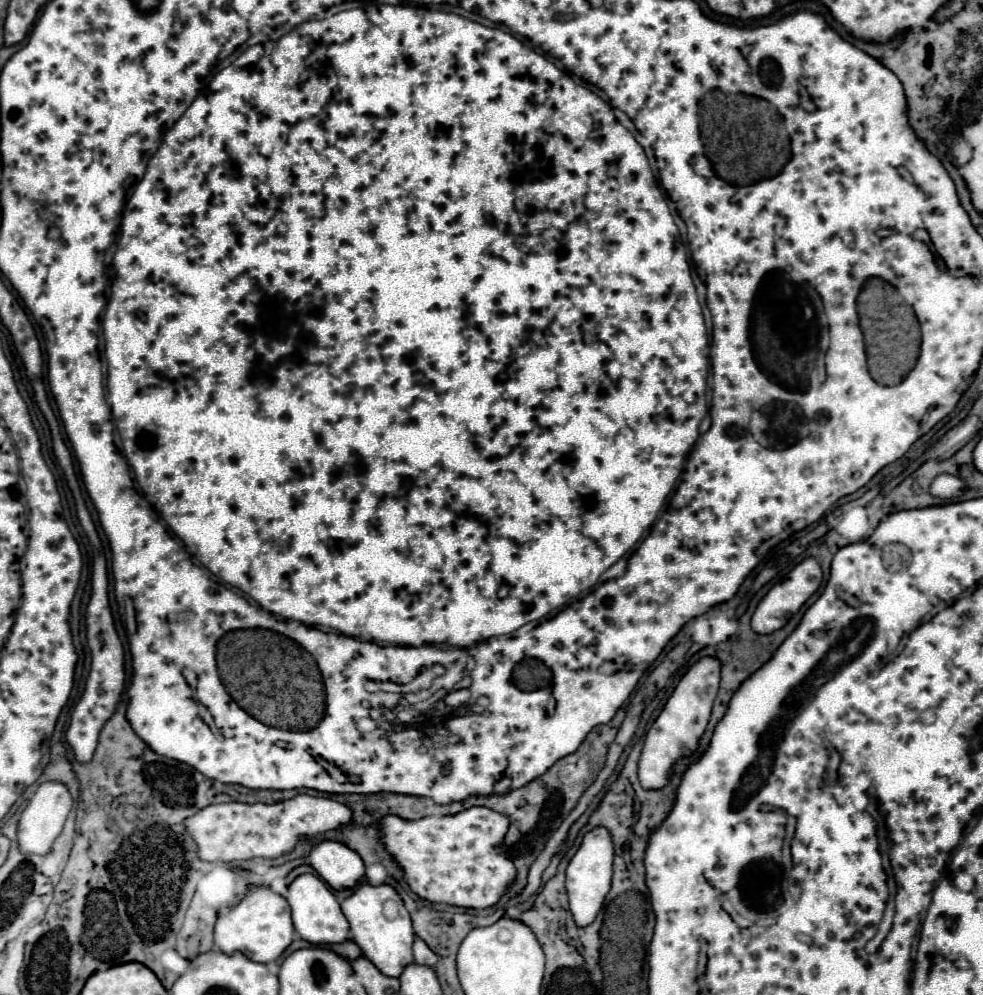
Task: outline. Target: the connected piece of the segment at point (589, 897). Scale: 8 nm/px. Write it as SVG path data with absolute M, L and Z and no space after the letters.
M595 828L593 832L589 832L583 838L581 848L571 858L569 868L567 868L569 908L571 908L571 914L573 914L573 920L575 920L575 924L579 928L589 926L597 918L597 914L599 914L599 910L601 910L601 906L605 902L605 896L609 894L609 888L611 888L611 874L613 874L611 864L613 864L611 836L603 828Z

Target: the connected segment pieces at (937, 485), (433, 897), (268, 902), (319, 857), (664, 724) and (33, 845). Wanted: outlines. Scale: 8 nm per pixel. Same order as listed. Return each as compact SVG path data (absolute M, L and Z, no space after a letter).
M941 474L933 480L933 484L929 488L929 494L937 496L937 498L943 498L943 500L951 500L951 498L961 496L963 490L965 490L965 482L961 478L951 476L951 474Z
M473 806L451 816L425 816L421 820L405 820L387 814L377 820L381 830L381 844L393 856L397 866L403 870L403 878L409 888L423 900L441 902L461 908L489 908L505 896L517 876L517 868L507 854L505 834L509 830L509 818L485 806Z
M251 888L251 892L233 908L219 912L215 924L215 946L225 954L241 952L253 962L275 962L287 946L293 942L293 922L291 908L287 900L275 894L271 888Z
M331 840L317 844L305 858L305 862L313 866L333 890L355 888L365 876L365 864L359 854Z
M701 658L697 664L693 664L679 680L659 718L653 722L651 730L645 736L645 746L639 758L639 782L645 790L665 788L669 784L675 762L699 748L699 740L709 724L711 706L719 690L719 670L721 664L717 658Z
M43 782L19 818L19 828L17 828L19 852L21 854L41 854L41 856L49 854L55 838L61 834L61 828L65 824L69 810L71 810L69 790L59 782Z

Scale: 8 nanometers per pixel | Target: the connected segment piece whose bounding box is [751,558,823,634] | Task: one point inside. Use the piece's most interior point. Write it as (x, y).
(784, 599)

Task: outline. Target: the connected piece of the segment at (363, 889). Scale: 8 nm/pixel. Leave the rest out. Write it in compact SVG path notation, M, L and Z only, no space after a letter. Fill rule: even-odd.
M361 884L349 898L345 898L341 902L341 910L351 924L351 940L363 950L363 956L367 960L371 960L381 974L391 976L391 978L399 978L403 968L413 962L411 946L415 942L415 932L413 932L413 926L411 926L411 918L409 918L401 898L399 898L399 894L387 884L383 884L383 886ZM387 900L397 902L397 916L393 920L389 920L383 914L383 904Z

